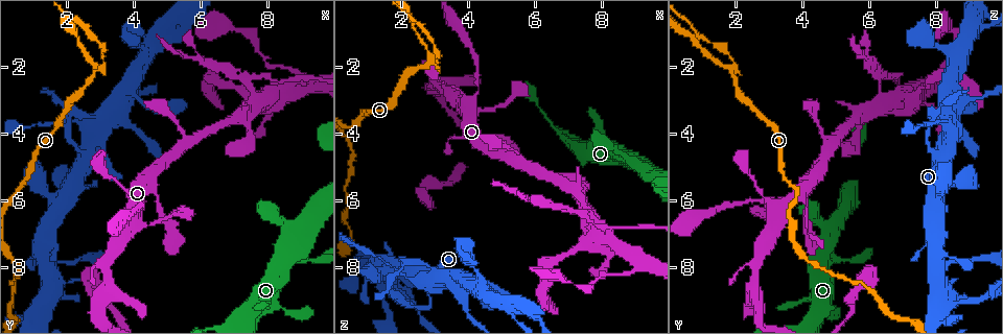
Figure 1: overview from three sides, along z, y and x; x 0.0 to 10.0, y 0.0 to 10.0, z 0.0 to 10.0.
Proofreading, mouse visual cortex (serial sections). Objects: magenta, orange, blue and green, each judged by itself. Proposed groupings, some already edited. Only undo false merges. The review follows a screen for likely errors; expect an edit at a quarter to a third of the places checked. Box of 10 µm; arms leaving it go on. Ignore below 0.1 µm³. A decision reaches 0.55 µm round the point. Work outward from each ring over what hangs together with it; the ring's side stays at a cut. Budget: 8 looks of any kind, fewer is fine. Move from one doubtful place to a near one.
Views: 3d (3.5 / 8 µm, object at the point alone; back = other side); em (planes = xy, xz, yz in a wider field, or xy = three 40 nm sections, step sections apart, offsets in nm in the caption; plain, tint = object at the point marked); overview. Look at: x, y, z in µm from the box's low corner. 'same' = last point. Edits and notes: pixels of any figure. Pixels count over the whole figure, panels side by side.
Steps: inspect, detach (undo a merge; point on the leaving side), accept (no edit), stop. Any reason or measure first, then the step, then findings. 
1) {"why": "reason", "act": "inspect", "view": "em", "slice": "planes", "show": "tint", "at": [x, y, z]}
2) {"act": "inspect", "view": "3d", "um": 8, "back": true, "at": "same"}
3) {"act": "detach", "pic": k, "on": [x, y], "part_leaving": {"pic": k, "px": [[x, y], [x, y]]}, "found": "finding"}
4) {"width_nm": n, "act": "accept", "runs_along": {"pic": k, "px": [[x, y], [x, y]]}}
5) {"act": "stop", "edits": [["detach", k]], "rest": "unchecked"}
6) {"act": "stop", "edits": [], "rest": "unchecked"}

{"why": "sudden change in width", "act": "inspect", "view": "3d", "um": 8, "at": [2.85, 4.60, 8.10]}

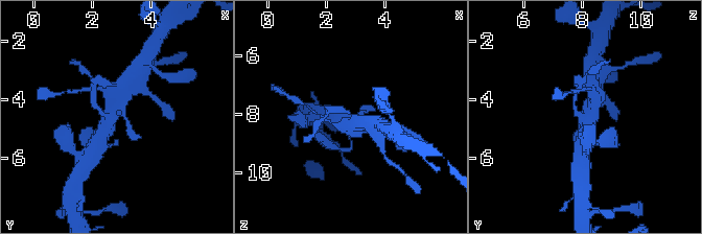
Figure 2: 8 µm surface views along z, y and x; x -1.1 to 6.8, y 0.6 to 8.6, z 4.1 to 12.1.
{"act": "inspect", "view": "3d", "um": 3.5, "at": "same"}

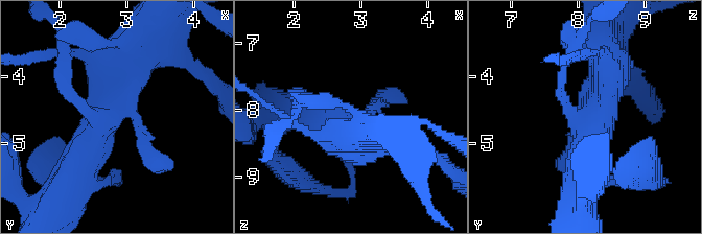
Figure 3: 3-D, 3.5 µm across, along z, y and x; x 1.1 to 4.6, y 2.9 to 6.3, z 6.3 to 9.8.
{"why": "need the tissue", "act": "inspect", "view": "em", "slice": "xy", "step": 3, "show": "tint", "at": [2.80, 4.55, 8.05]}

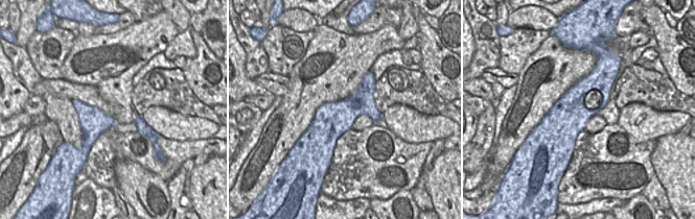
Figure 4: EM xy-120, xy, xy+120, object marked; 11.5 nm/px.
{"act": "accept", "runs_along": {"pic": 3, "px": [[383, 98], [335, 124], [306, 114]]}, "found": "continuous, no second cell"}

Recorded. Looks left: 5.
{"act": "inspect", "view": "3d", "um": 3.5, "back": true, "at": [7.40, 2.50, 6.35]}

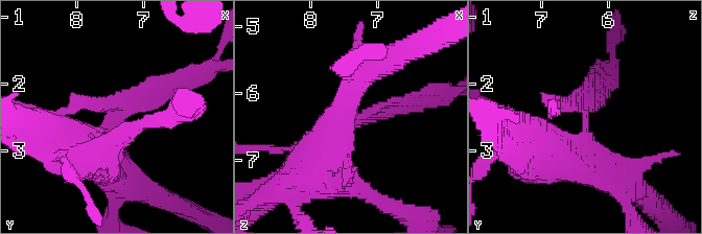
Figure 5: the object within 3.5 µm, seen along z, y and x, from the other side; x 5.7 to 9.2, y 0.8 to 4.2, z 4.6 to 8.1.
{"why": "shape alone is not enough", "act": "inspect", "view": "em", "slice": "xy", "step": 1, "show": "tint", "at": [7.45, 2.45, 6.35]}

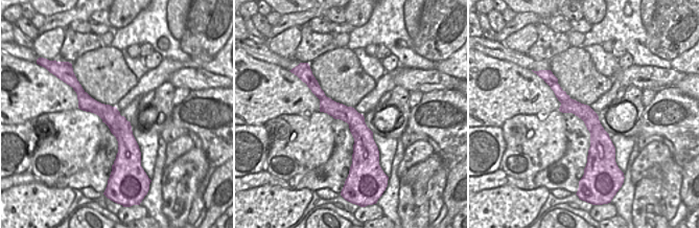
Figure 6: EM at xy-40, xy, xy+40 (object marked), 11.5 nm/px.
{"act": "detach", "pic": 5, "on": [88, 99], "border": {"pic": 6, "px": [[571, 98], [561, 103]]}, "found": "two cells meet here"}

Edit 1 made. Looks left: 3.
{"why": "redraw", "act": "inspect", "view": "overview"}

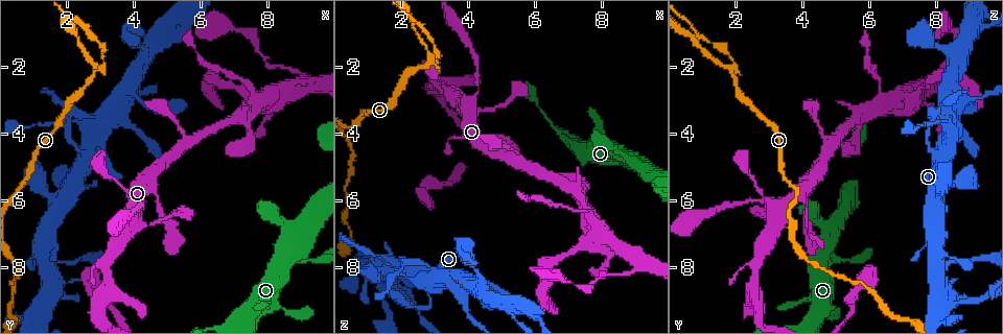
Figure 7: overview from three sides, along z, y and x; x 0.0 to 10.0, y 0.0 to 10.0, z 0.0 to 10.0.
{"why": "small branch off a trunk", "act": "inspect", "view": "em", "slice": "xy", "step": 1, "show": "tint", "at": [1.45, 9.10, 8.35]}

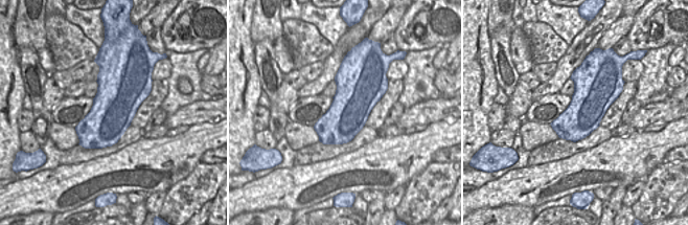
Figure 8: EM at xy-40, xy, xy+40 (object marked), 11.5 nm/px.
{"act": "inspect", "view": "3d", "um": 3.5, "at": "same"}

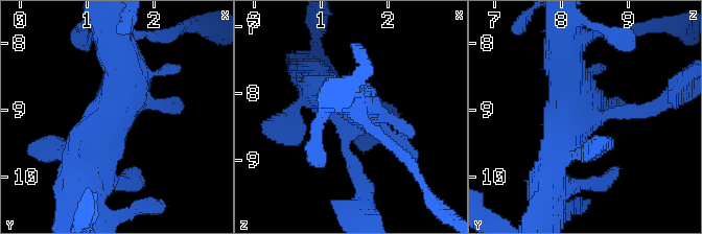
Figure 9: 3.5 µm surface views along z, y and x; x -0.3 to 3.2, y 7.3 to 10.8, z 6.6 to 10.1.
{"act": "accept", "runs_along": {"pic": 9, "px": [[111, 40], [120, 107], [72, 155]]}, "found": "all the same cell"}

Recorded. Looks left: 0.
{"act": "stop", "edits": [["detach", 5]], "rest": "unchecked"}

